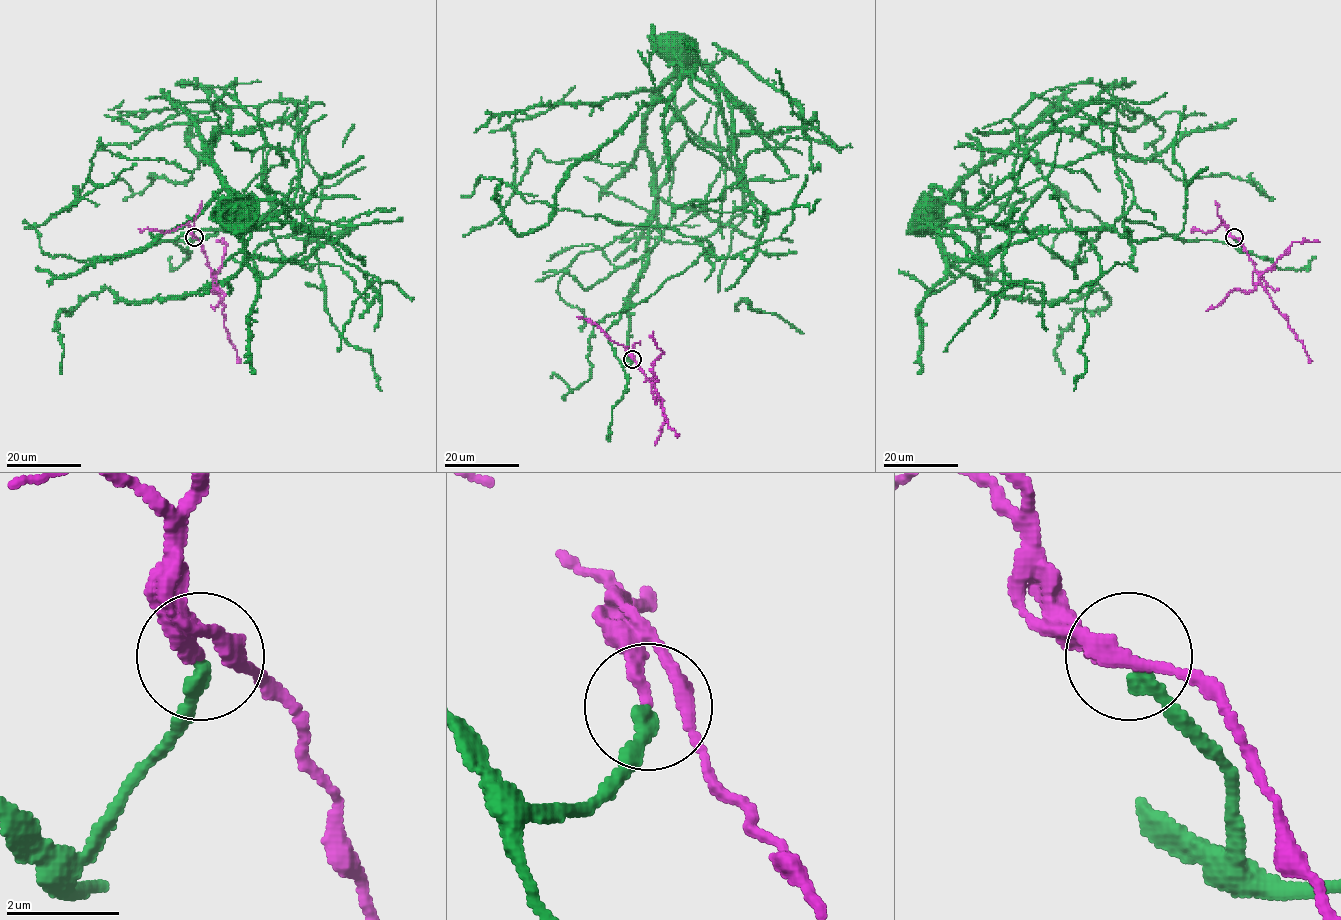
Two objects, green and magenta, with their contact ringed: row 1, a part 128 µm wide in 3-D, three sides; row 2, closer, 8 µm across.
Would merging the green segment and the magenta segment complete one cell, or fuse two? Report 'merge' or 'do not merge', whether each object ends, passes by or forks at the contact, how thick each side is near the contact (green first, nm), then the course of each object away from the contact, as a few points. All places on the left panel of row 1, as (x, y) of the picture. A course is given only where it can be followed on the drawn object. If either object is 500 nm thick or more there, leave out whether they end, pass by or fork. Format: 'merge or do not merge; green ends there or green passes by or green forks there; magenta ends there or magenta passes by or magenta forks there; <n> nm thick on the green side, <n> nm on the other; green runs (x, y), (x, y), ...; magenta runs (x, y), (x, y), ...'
do not merge; green ends there; magenta ends there; 260 nm thick on the green side, 240 nm on the other; green runs (193, 237), (168, 240), (270, 215), (258, 110), (301, 101), (280, 227), (197, 291), (61, 312), (59, 374); magenta runs (193, 237), (200, 241), (208, 267), (215, 275), (223, 305), (223, 326), (240, 363)

